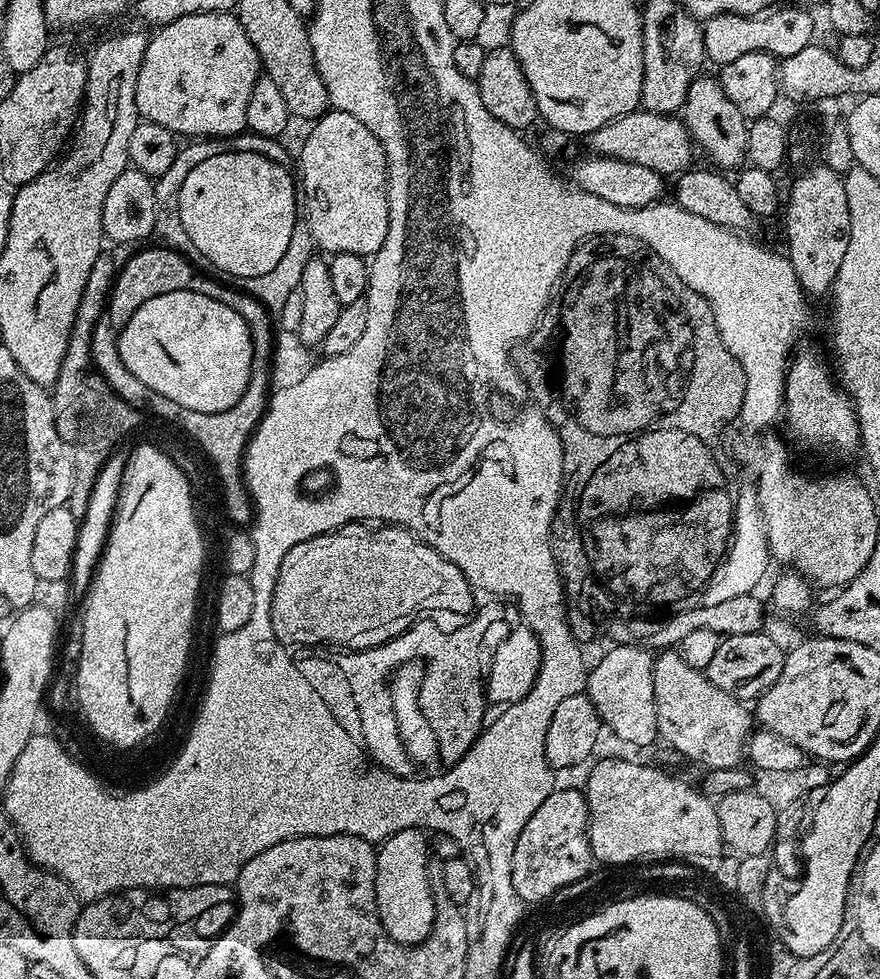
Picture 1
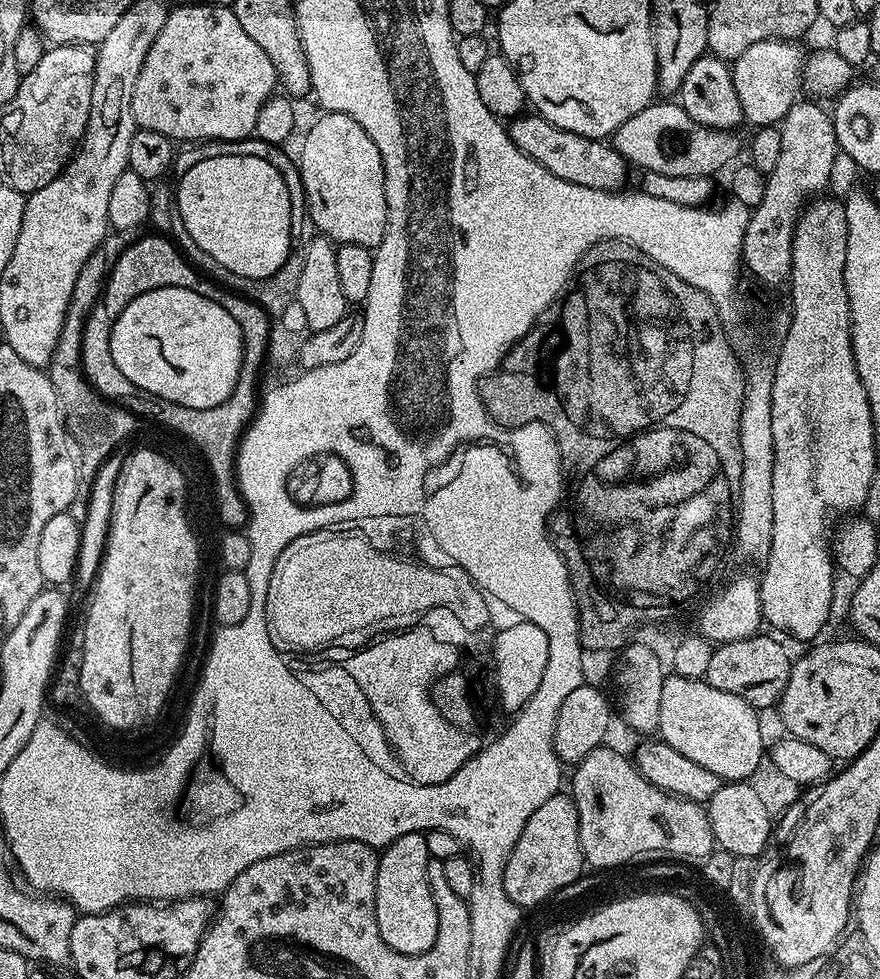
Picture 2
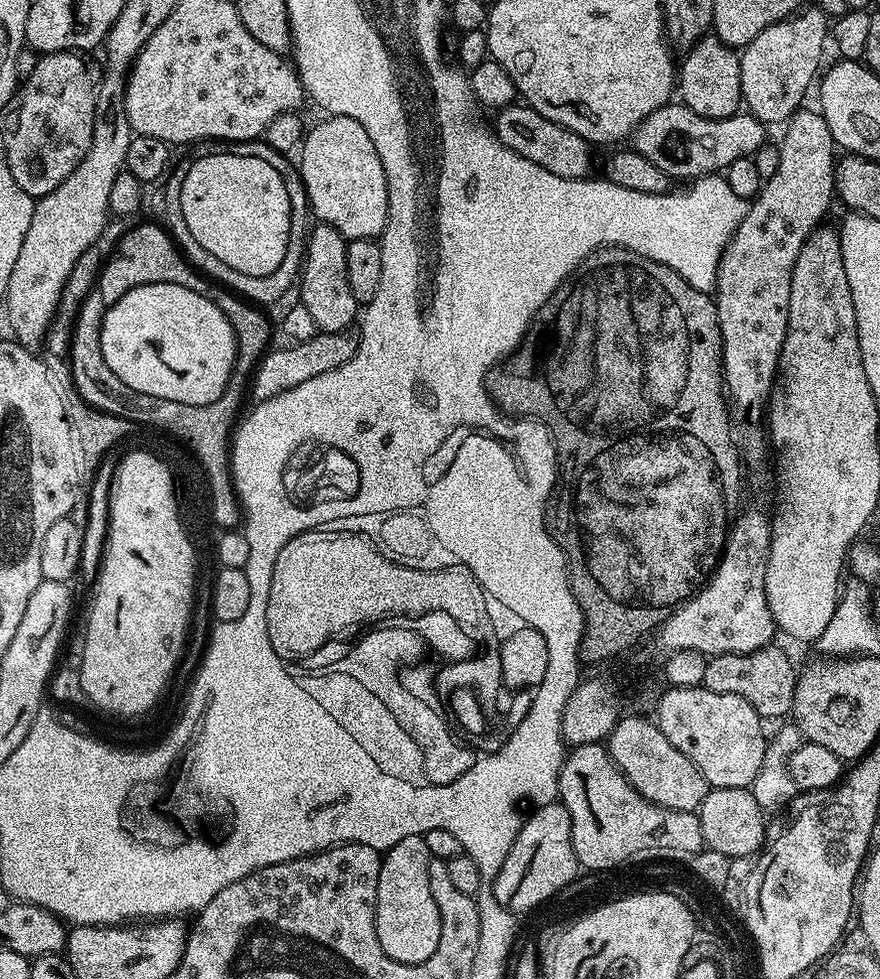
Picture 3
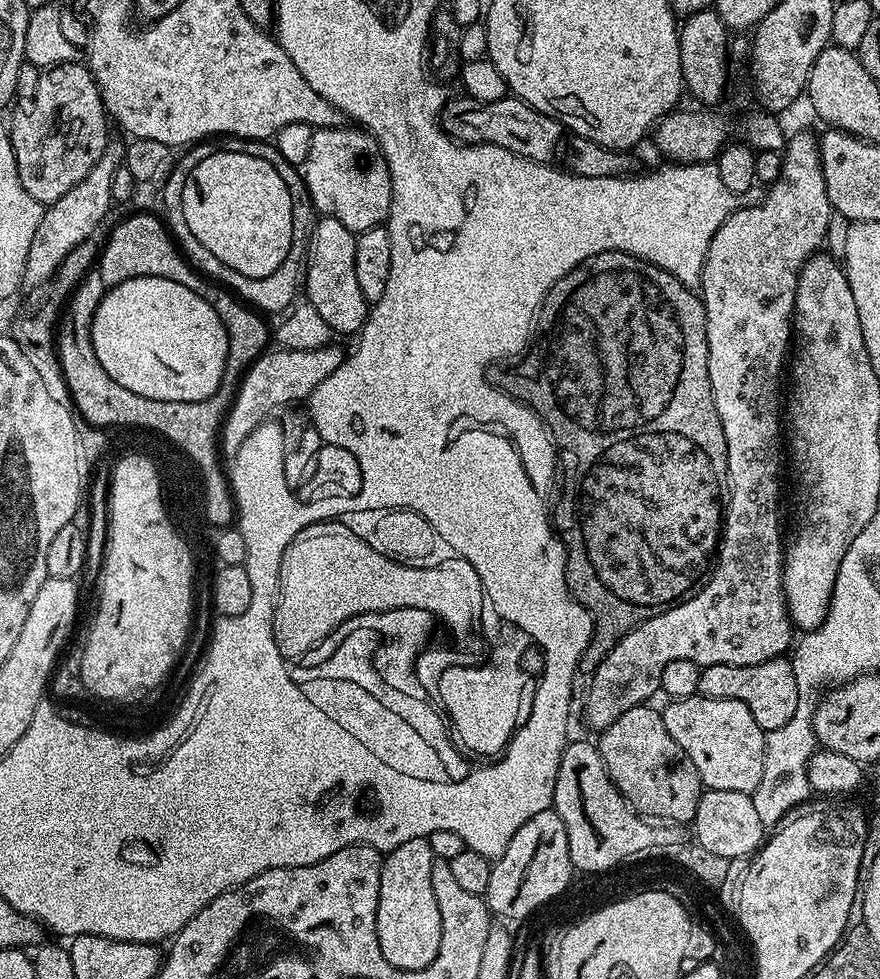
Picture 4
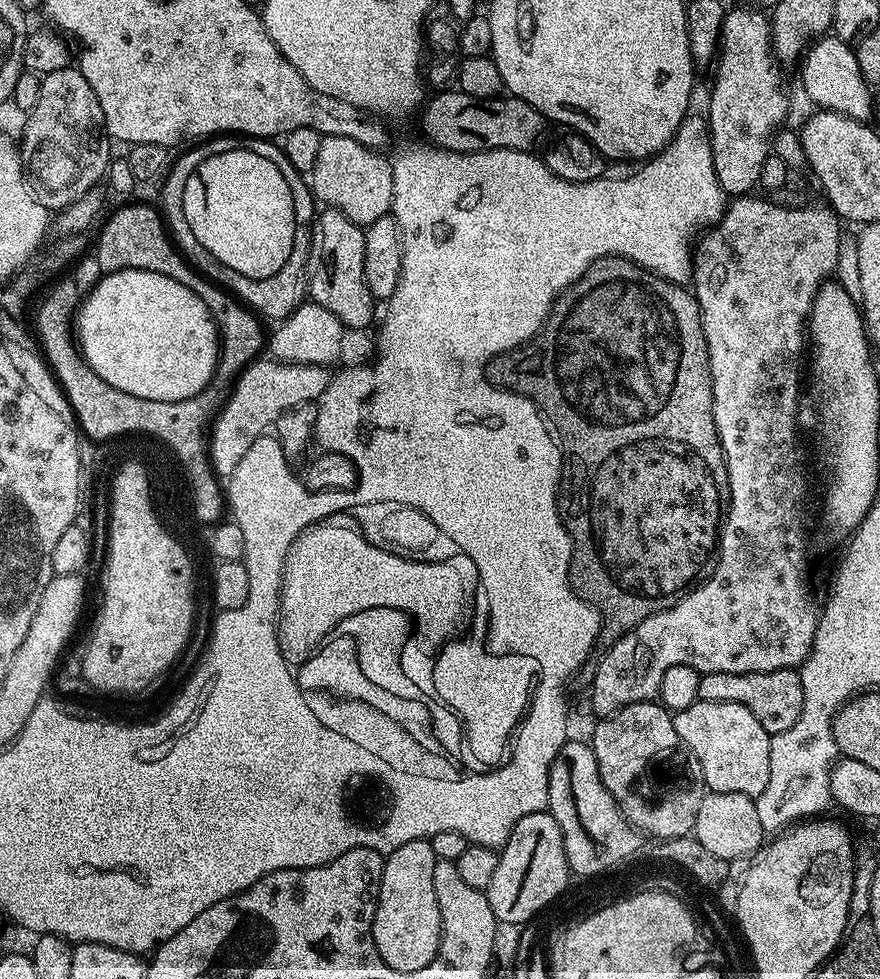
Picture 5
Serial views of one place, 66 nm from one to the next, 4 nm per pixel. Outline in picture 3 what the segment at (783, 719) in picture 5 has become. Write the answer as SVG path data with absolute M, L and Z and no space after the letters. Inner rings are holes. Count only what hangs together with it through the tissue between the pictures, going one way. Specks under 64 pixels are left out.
M776 647L759 648L750 654L718 654L711 657L706 666L703 687L718 694L738 694L738 698L746 698L761 718L787 717L794 702L798 668L792 665L791 658L782 649Z

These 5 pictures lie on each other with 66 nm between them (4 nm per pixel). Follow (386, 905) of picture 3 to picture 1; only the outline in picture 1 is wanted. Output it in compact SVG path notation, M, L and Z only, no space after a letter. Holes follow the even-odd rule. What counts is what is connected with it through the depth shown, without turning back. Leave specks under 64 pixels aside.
M407 828L406 830L398 830L398 834L394 834L389 840L383 841L379 848L380 853L376 856L376 872L374 868L374 883L376 886L376 911L382 926L394 942L420 944L430 934L436 917L434 898L432 897L432 883L428 877L430 867L429 837L421 829Z

